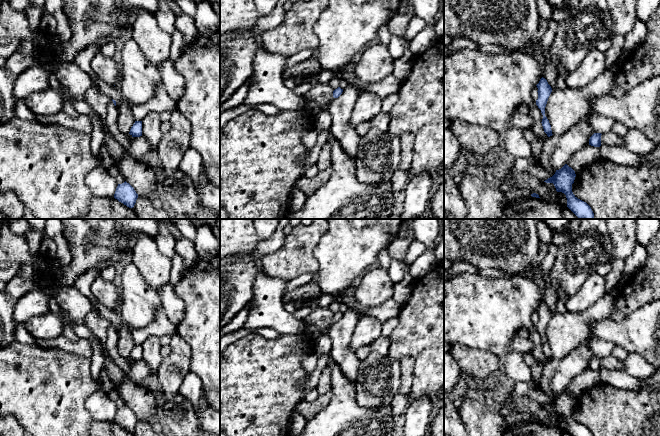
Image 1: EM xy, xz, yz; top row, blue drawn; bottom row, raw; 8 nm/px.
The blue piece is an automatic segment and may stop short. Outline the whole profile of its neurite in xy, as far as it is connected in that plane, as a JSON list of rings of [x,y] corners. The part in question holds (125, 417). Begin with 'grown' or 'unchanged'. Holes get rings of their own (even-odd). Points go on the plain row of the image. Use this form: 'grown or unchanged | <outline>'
unchanged | [[[125,405],[122,408],[118,408],[114,422],[127,431],[133,432],[138,422],[138,418],[134,414],[134,412]]]

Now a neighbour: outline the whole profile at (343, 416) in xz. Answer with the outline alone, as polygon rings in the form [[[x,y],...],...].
[[[330,355],[327,366],[331,367],[332,398],[330,403],[319,411],[313,418],[308,420],[305,428],[299,434],[289,436],[392,436],[398,420],[393,418],[390,406],[378,409],[368,409],[364,406],[360,406],[356,400],[355,382],[350,381],[340,371]]]

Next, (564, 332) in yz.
[[[606,294],[584,312],[552,313],[545,331],[553,359],[560,359],[594,333],[592,324],[609,319],[617,297]]]

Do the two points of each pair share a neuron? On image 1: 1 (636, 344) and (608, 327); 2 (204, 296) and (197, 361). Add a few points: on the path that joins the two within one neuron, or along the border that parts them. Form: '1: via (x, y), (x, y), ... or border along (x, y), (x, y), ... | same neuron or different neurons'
1: via (629, 337), (625, 333), (615, 332) | same neuron
2: via (204, 312), (203, 345) | same neuron

